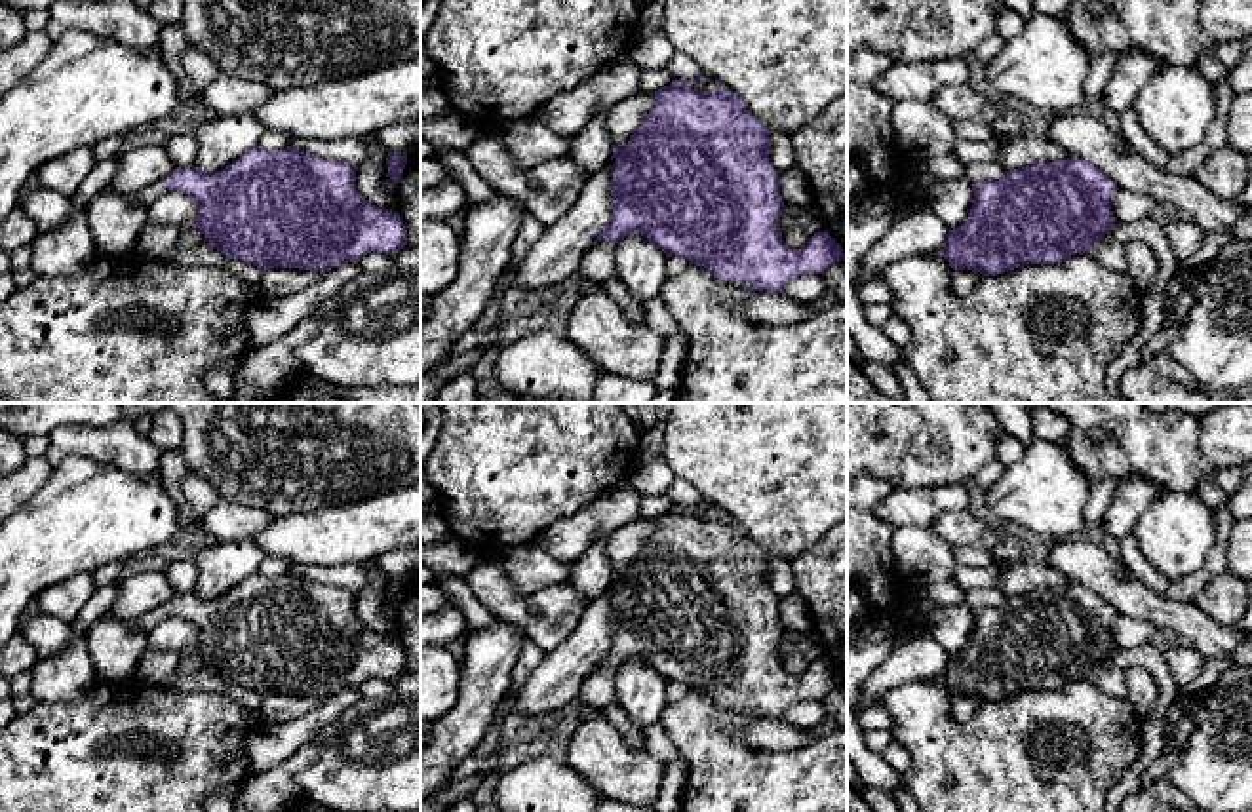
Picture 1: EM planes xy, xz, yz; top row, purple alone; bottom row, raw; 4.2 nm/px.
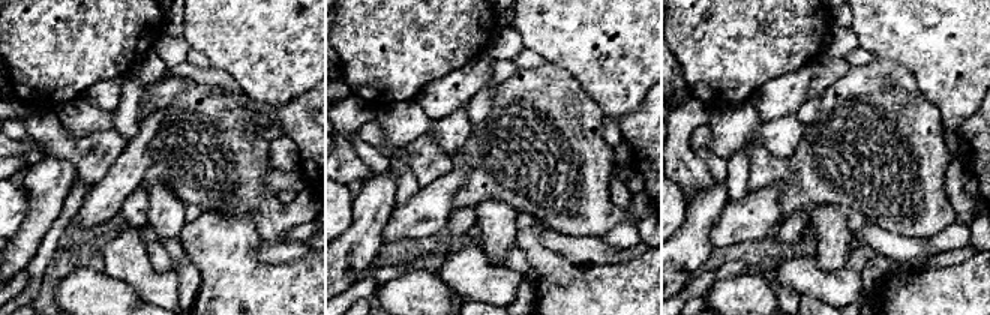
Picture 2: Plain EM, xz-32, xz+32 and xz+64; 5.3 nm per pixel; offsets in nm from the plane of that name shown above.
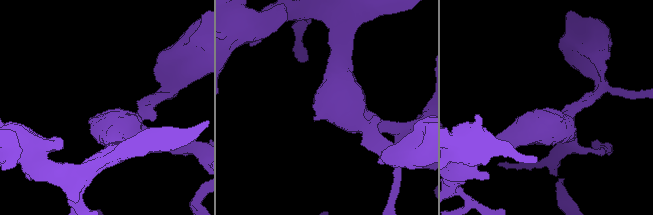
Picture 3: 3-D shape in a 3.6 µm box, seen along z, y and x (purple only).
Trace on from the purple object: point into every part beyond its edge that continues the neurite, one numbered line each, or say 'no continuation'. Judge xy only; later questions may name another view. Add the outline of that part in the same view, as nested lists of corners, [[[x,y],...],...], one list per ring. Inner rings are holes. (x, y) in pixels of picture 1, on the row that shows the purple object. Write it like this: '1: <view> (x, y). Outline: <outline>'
1: xy (115, 221). Outline: [[[160,181],[135,194],[103,190],[84,205],[97,257],[120,257],[135,251],[150,205],[169,188]]]

